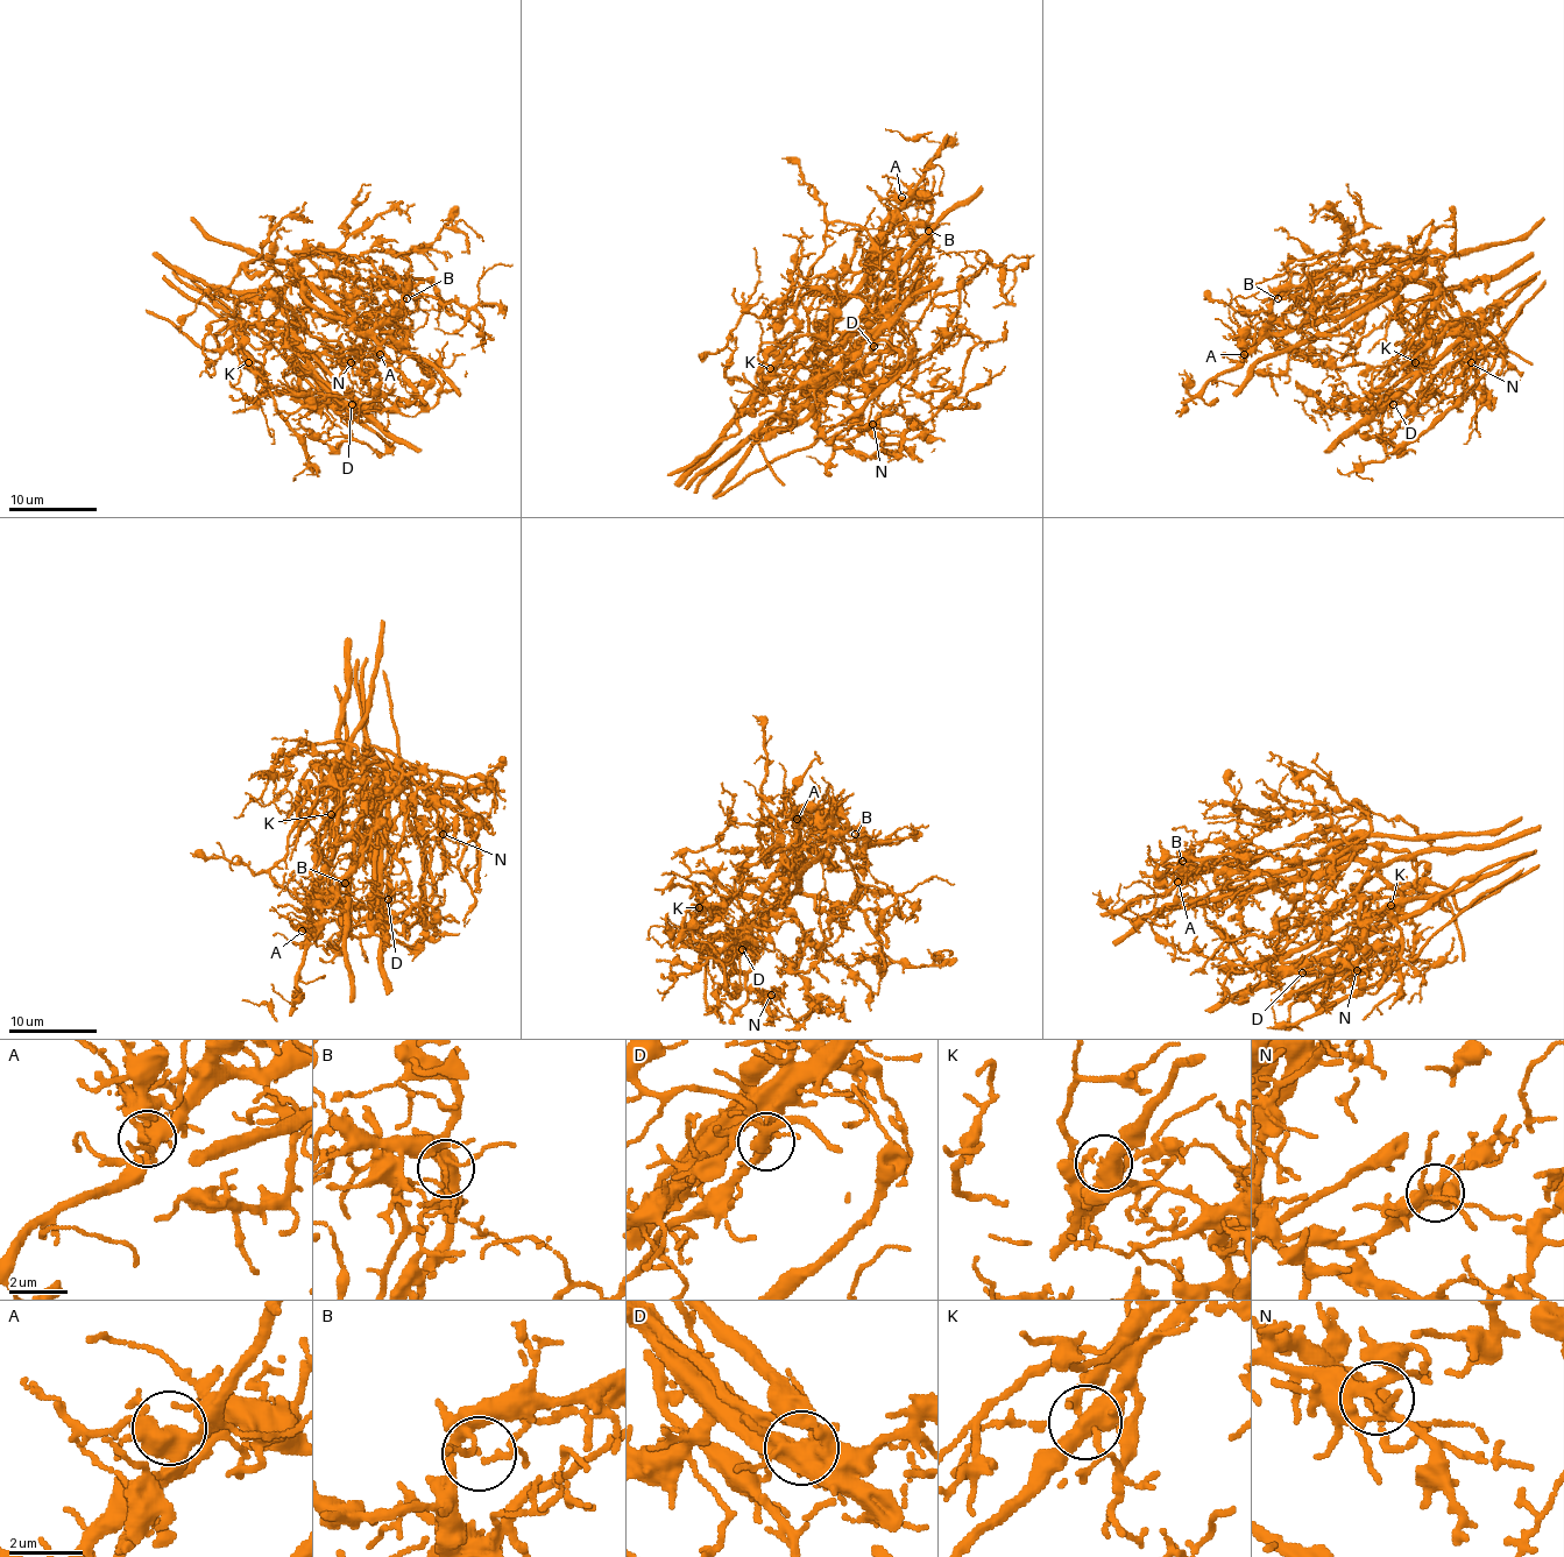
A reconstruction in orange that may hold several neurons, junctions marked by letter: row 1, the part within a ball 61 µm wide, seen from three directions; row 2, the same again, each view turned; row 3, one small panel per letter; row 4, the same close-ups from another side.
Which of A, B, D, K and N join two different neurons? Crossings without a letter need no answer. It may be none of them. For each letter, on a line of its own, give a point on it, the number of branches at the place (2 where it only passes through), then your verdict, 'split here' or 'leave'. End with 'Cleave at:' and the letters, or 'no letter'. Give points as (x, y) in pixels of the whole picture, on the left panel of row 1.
A: at (380, 354); 4 branches meet; leave
B: at (407, 298); 3 branches meet; split here
D: at (352, 404); 4 branches meet; split here
K: at (248, 362); 4 branches meet; split here
N: at (351, 362); 4 branches meet; leave
Cleave at: B, D, K

